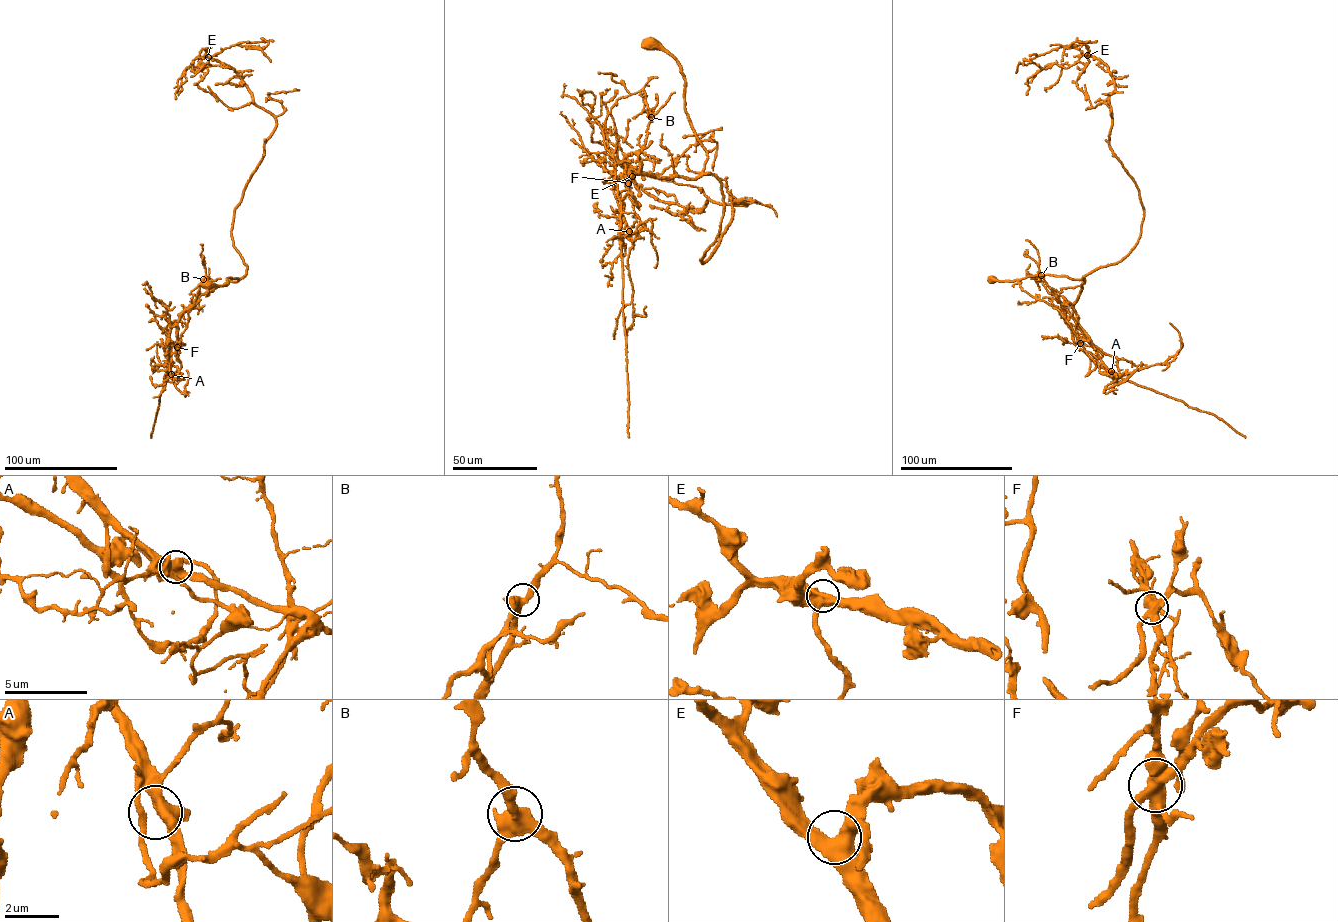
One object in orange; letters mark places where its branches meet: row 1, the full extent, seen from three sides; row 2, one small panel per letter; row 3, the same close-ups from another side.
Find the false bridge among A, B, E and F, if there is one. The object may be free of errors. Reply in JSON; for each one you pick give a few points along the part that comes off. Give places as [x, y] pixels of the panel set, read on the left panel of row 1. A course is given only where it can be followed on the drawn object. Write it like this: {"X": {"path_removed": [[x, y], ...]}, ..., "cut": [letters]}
{"F": {"path_removed": [[177, 347], [168, 358], [150, 438]]}, "cut": ["F"]}

